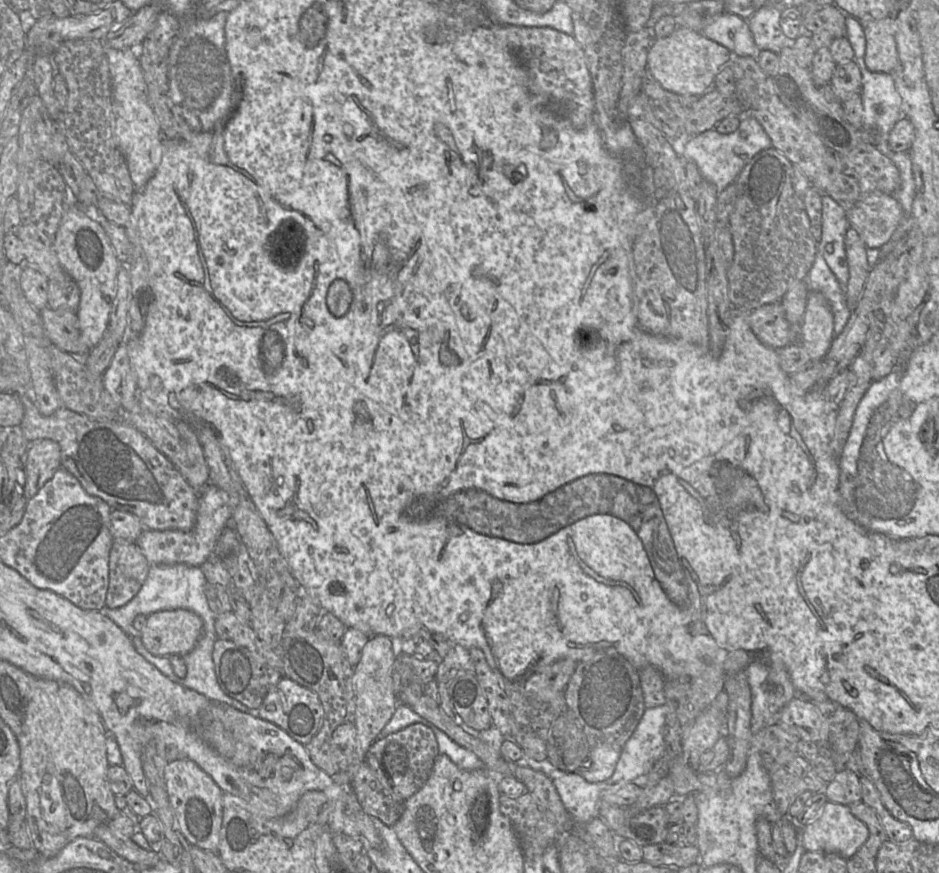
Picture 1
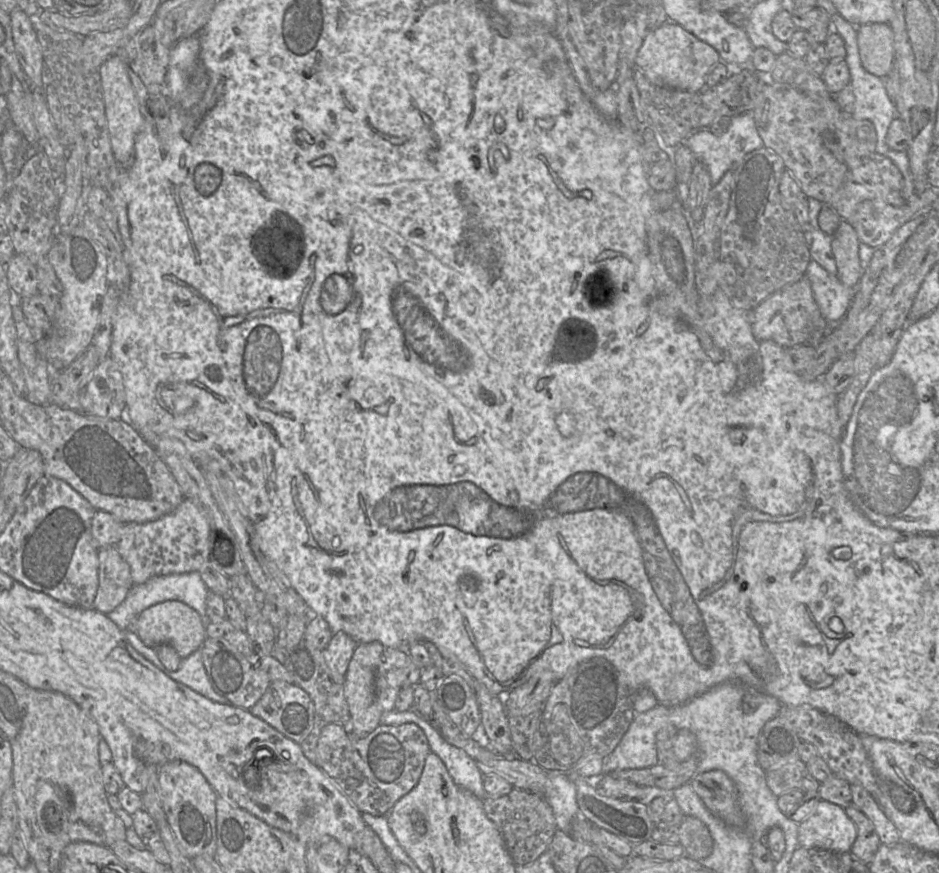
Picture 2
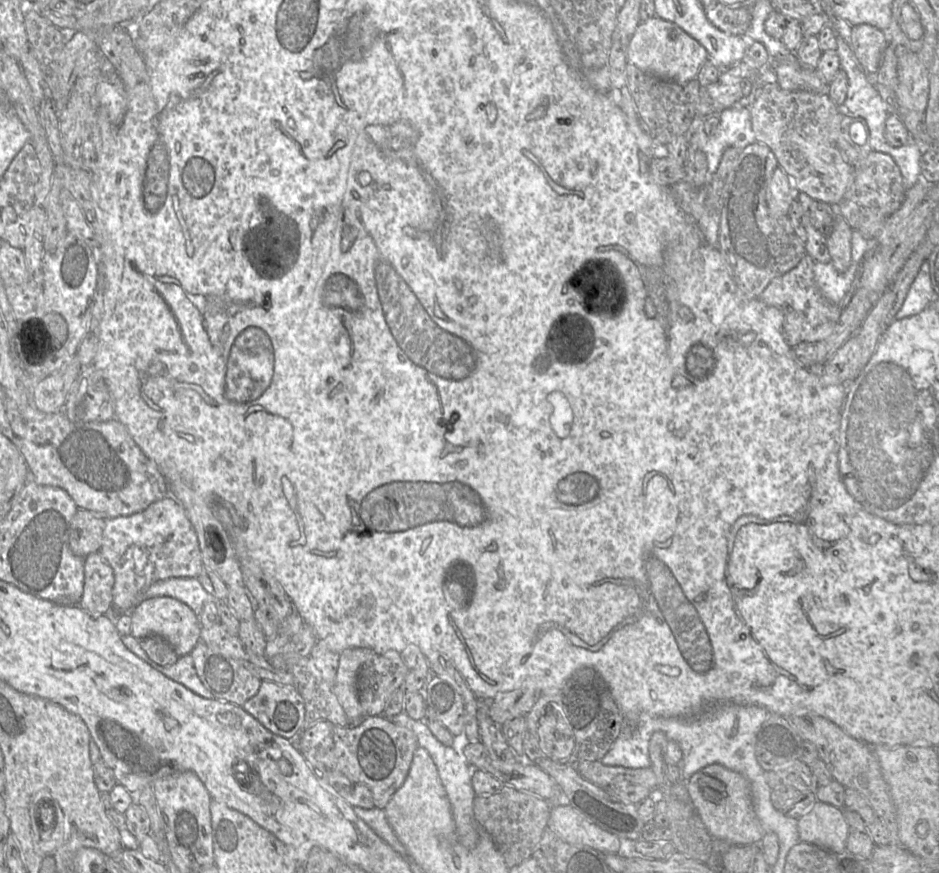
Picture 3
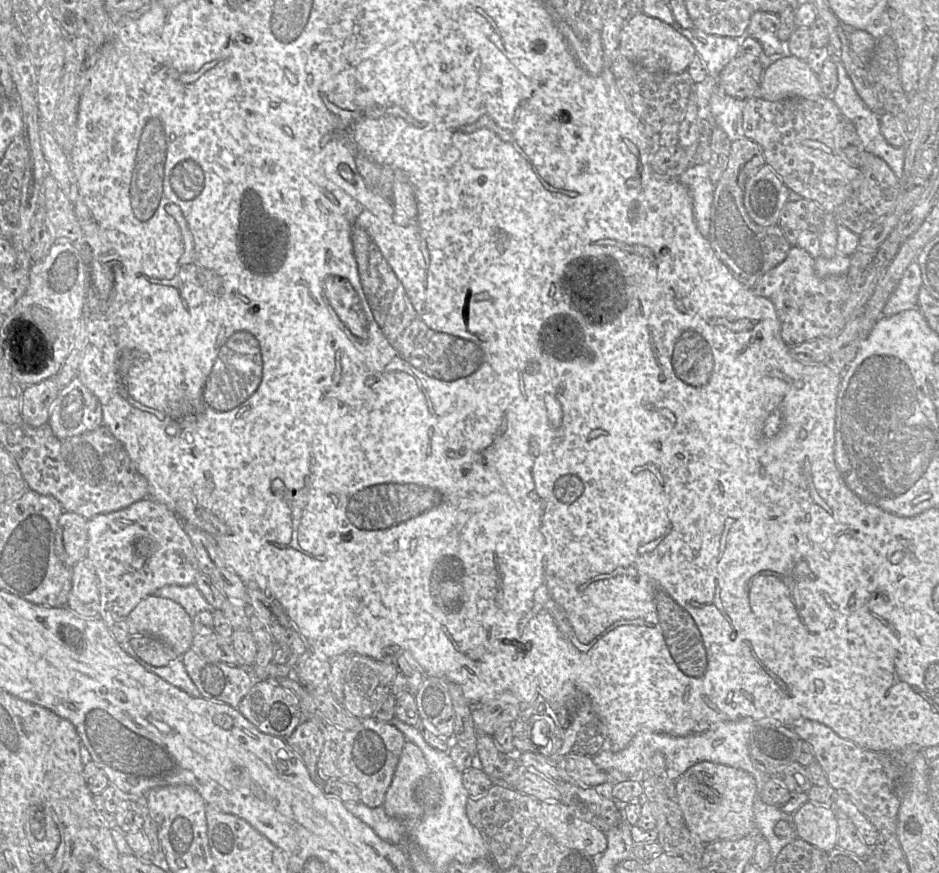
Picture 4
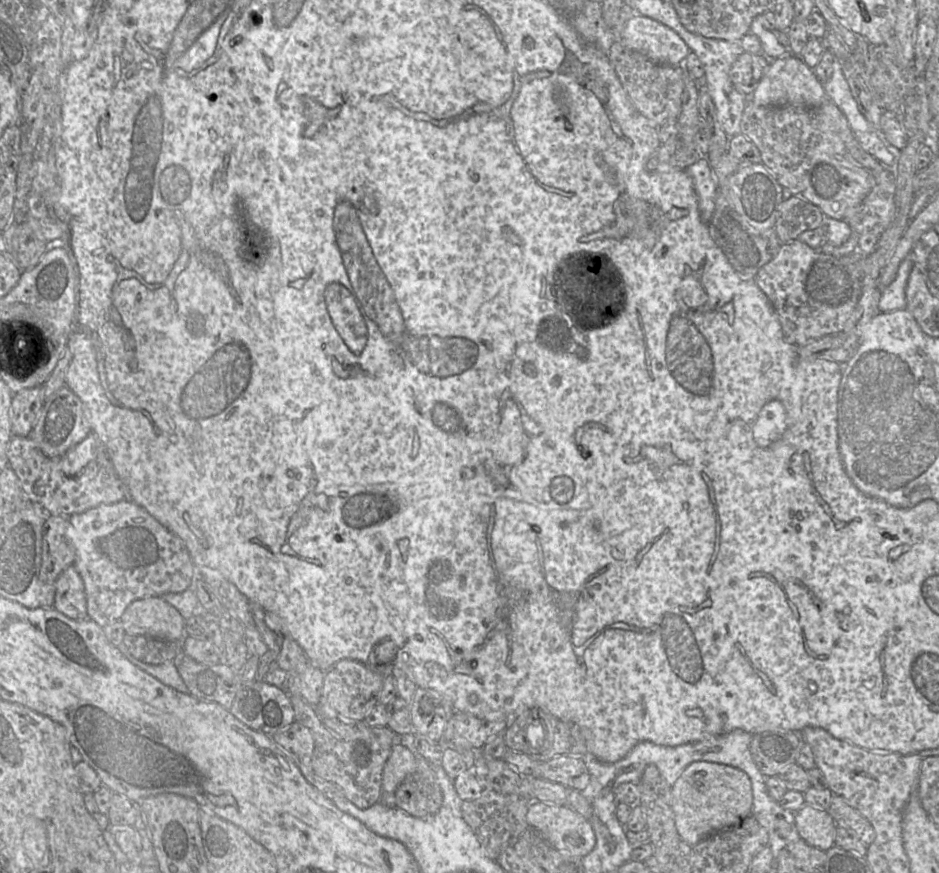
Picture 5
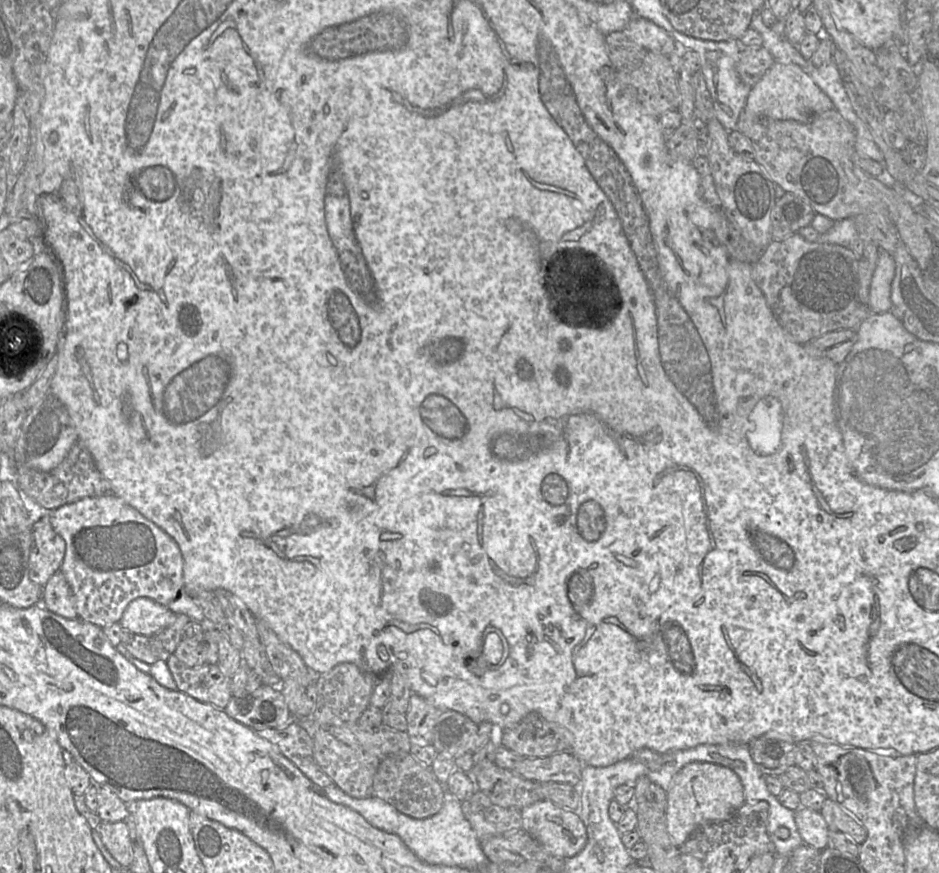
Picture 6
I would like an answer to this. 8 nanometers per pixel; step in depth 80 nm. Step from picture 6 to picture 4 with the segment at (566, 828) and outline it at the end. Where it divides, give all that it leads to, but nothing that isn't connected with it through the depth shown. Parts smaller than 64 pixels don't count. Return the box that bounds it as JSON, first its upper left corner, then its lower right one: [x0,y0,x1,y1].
[536,802,608,856]

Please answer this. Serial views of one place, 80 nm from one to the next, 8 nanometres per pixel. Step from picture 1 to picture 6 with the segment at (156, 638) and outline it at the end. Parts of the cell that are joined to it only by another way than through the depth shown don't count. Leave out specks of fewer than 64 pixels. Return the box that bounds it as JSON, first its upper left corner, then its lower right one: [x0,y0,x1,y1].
[119,598,175,635]

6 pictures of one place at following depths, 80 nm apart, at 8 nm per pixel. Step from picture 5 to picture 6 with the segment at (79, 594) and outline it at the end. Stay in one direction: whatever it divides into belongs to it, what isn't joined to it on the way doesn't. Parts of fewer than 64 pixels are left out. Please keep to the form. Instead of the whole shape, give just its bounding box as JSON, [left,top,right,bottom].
[41,572,78,618]

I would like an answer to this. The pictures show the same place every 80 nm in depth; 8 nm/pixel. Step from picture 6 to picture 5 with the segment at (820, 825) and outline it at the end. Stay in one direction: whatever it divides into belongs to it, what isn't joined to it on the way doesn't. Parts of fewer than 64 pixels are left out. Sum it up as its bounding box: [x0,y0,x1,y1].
[794,804,836,852]

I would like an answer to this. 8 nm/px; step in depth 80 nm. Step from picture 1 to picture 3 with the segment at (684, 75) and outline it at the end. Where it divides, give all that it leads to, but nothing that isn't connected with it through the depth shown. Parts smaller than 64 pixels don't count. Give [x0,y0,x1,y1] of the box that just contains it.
[628,17,708,84]

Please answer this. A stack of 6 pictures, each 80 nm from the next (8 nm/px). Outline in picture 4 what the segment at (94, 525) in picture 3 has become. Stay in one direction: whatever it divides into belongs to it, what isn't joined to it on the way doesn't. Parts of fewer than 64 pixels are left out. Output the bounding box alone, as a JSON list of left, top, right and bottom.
[59,511,88,568]

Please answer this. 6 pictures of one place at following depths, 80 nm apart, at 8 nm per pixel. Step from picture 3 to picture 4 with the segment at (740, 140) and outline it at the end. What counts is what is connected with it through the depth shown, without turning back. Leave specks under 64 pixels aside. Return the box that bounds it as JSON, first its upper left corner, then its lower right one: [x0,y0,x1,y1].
[709,91,746,142]

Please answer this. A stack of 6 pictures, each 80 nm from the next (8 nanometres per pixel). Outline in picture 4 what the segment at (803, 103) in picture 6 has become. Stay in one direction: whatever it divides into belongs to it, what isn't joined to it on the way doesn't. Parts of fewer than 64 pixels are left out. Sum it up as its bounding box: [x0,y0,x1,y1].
[756,54,822,101]

